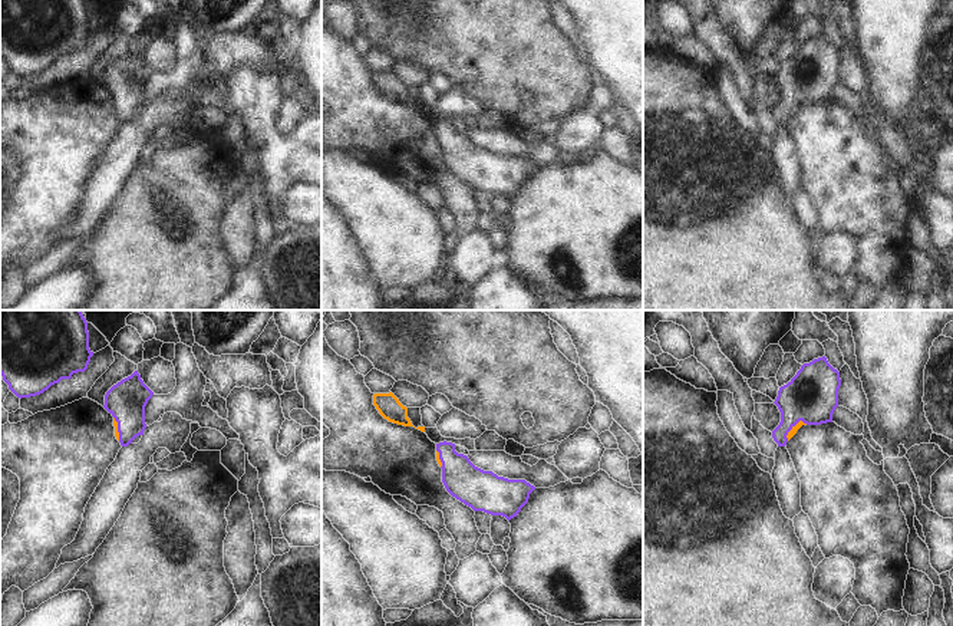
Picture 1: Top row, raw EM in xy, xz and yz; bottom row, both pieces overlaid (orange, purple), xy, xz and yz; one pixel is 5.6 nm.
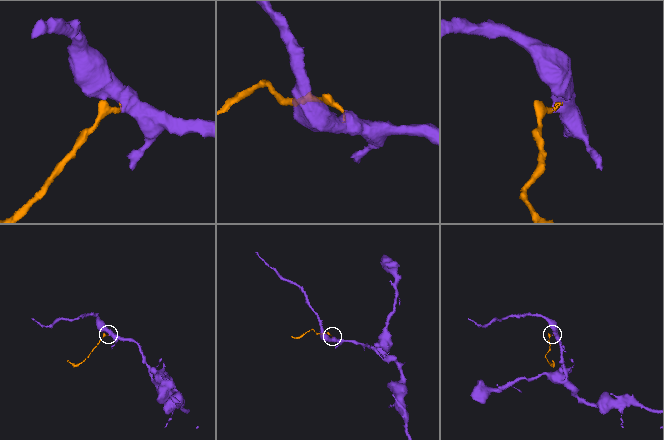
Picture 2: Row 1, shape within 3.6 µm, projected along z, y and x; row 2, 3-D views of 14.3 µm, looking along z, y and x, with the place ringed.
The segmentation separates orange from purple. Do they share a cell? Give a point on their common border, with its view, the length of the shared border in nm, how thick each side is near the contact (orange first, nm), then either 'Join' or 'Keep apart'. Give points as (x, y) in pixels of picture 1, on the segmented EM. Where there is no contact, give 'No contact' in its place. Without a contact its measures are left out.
Touches orange at yz (794, 427). Shared border 150 nm. Thickness 40 nm (orange) against 300 nm. Join.

